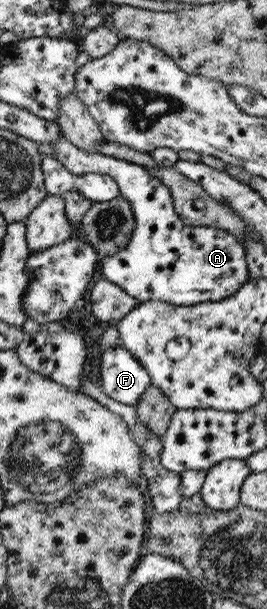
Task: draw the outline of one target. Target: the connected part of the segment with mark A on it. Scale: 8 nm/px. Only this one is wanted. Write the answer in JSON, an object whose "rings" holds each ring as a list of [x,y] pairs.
{"rings":[[[63,136],[51,145],[55,151],[53,157],[63,163],[67,170],[77,175],[85,172],[109,174],[109,177],[112,177],[118,184],[120,196],[131,204],[135,227],[129,245],[115,255],[99,258],[101,276],[111,283],[116,283],[131,297],[139,302],[157,300],[173,305],[192,306],[228,298],[251,279],[243,243],[226,229],[210,228],[203,225],[195,227],[183,223],[180,215],[174,210],[174,201],[169,189],[159,181],[158,177],[152,176],[144,167],[99,152],[83,151]]]}

